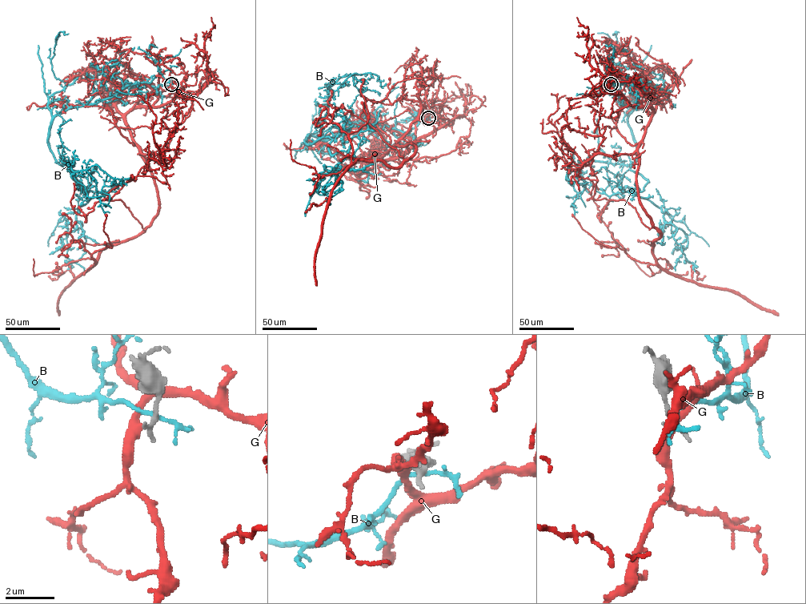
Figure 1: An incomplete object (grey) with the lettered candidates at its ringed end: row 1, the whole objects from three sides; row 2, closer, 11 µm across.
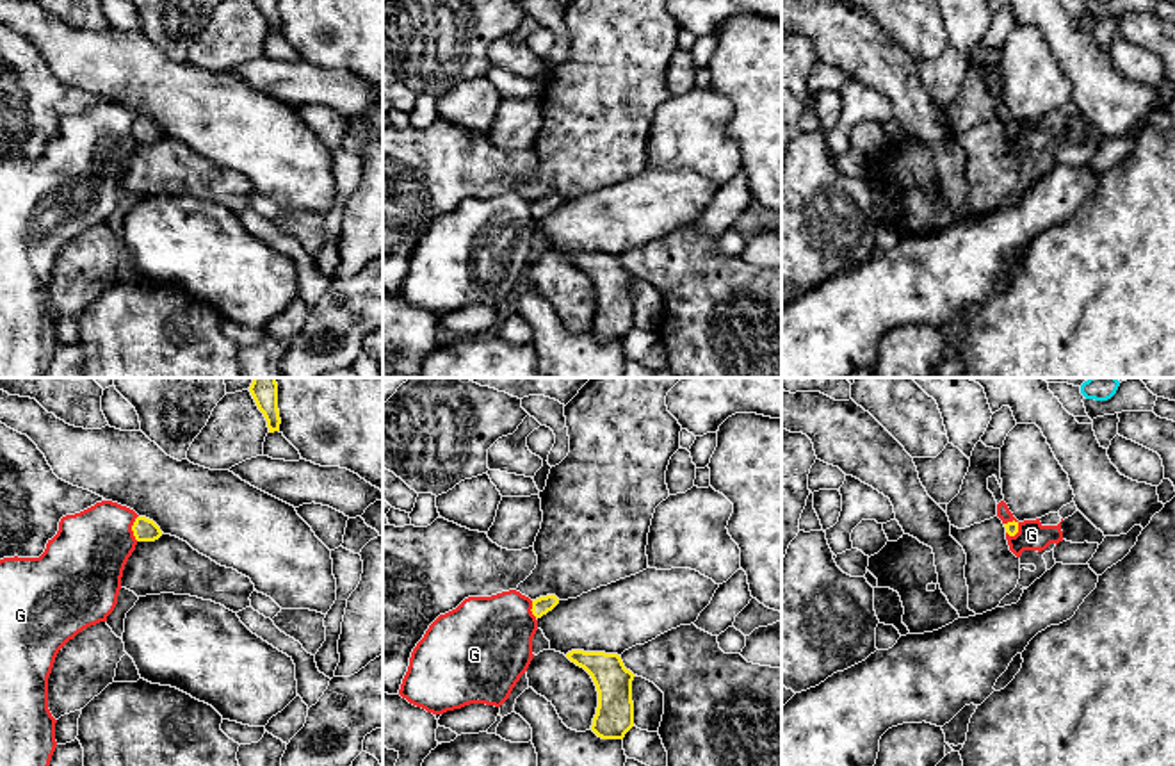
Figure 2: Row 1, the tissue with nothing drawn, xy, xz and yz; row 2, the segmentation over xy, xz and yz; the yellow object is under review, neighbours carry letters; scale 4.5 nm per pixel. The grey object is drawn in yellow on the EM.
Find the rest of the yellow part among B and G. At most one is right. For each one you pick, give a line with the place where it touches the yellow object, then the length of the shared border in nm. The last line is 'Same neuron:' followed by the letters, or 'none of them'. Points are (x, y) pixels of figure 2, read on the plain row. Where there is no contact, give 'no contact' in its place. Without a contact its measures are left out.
Same neuron: none of them

